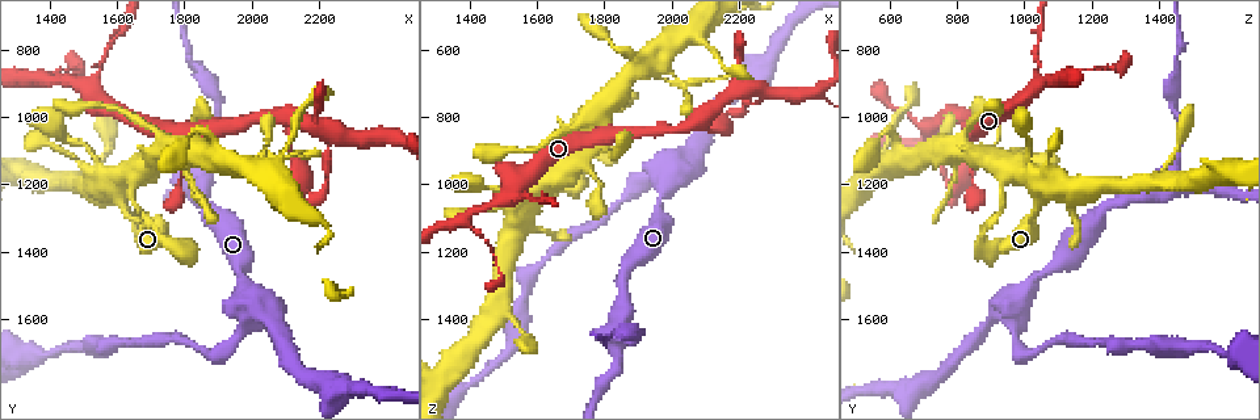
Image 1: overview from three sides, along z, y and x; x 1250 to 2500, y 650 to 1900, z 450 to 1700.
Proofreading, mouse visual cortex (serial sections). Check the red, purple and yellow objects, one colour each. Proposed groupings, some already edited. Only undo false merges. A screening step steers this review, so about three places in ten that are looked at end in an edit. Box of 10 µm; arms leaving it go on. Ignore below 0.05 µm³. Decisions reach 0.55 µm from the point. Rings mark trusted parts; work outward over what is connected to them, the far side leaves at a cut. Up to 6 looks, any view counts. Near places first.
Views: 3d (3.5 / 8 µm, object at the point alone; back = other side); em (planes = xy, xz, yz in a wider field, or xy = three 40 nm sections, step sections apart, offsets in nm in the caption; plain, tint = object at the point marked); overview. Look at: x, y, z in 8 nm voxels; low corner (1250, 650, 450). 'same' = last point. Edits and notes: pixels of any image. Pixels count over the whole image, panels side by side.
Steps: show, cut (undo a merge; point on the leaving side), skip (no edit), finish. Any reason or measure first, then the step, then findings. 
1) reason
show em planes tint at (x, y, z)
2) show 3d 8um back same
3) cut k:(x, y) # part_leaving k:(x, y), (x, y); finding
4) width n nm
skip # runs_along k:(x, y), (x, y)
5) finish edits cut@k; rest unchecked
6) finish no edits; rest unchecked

show 3d 3.5um at (1520, 910, 1030)

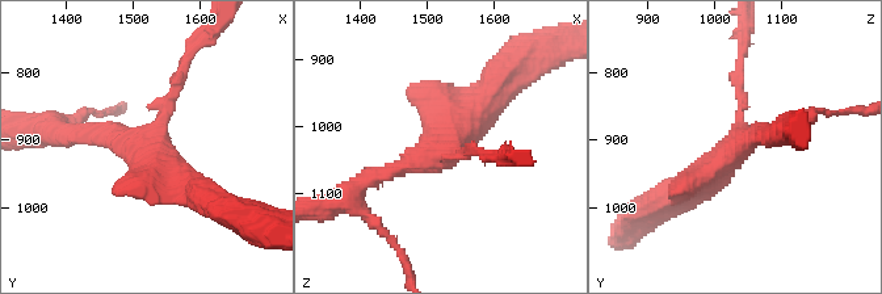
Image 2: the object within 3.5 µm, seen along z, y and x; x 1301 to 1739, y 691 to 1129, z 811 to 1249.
show em xy step 3 tint at (1515, 915, 1035)

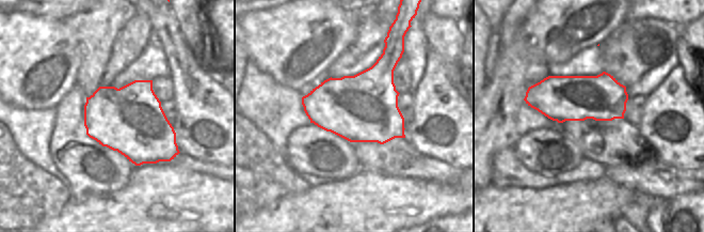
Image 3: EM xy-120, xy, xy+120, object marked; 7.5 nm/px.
arms 3; arm_widths 150, 200, 400 nm
skip # runs_along 2:(491, 95), (431, 155), (362, 185); one cell here

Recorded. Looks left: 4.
thin arm on a thick one
show 3d 3.5um at (1600, 1220, 1040)

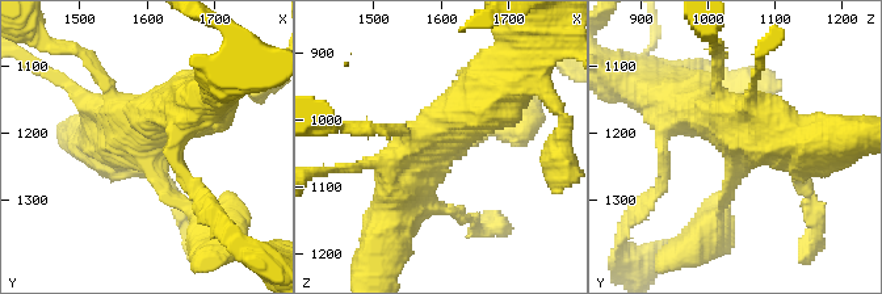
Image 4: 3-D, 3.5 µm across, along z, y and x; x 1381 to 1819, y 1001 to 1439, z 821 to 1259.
show em xy step 5 tint at (1600, 1220, 1040)

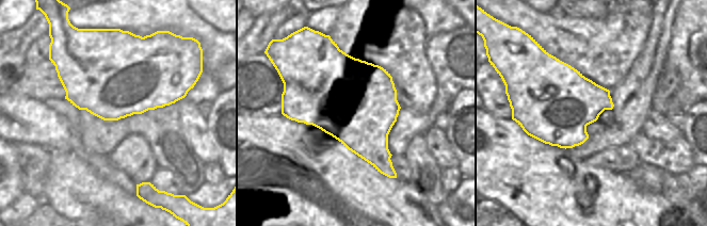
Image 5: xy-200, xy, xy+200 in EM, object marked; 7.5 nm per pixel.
skip # runs_along 4:(715, 213), (733, 141), (679, 100); one cell here

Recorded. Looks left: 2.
abrupt turn
show 3d 8um at (2030, 1570, 950)

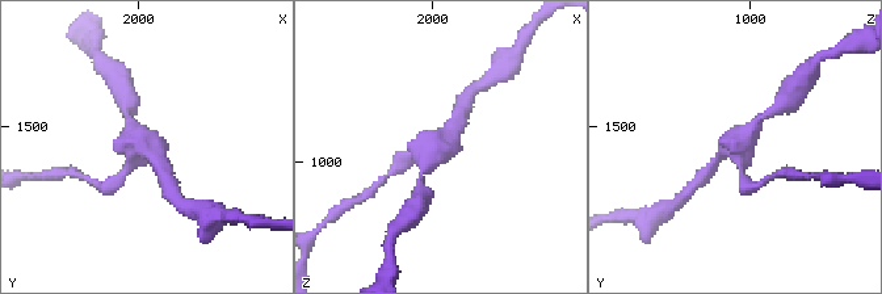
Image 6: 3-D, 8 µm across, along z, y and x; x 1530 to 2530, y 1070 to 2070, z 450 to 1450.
show em xy step 2 tint same

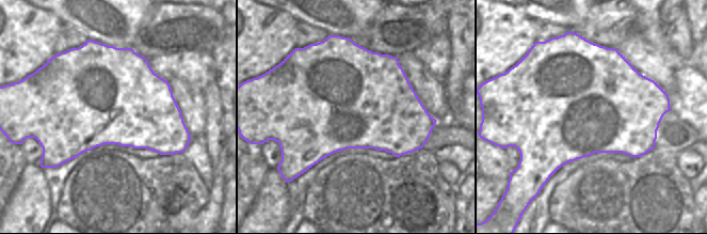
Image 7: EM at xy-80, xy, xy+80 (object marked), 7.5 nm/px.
skip # runs_along 6:(767, 116), (742, 142), (742, 177); all the same cell

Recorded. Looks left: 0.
finish no edits; rest unchecked

